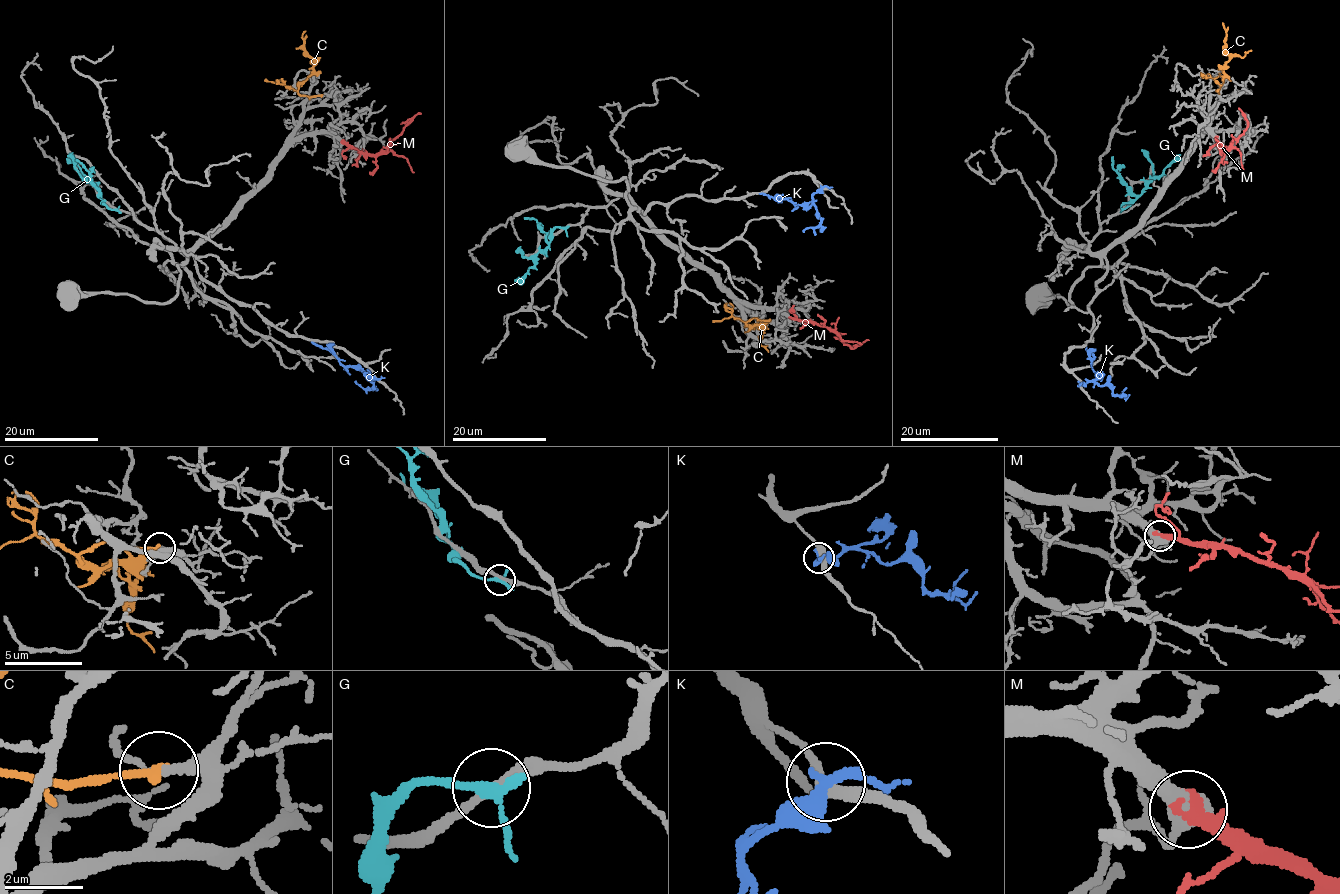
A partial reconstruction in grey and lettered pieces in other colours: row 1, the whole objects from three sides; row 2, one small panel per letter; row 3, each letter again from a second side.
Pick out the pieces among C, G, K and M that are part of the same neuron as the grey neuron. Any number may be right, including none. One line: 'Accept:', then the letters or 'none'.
Accept: M

